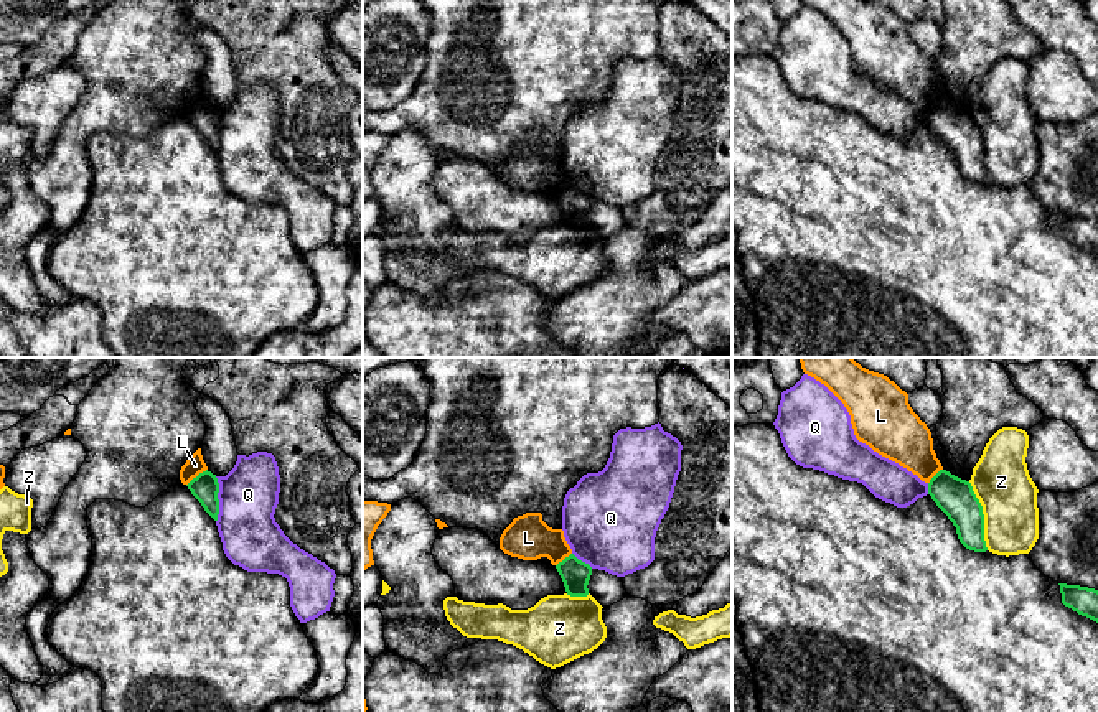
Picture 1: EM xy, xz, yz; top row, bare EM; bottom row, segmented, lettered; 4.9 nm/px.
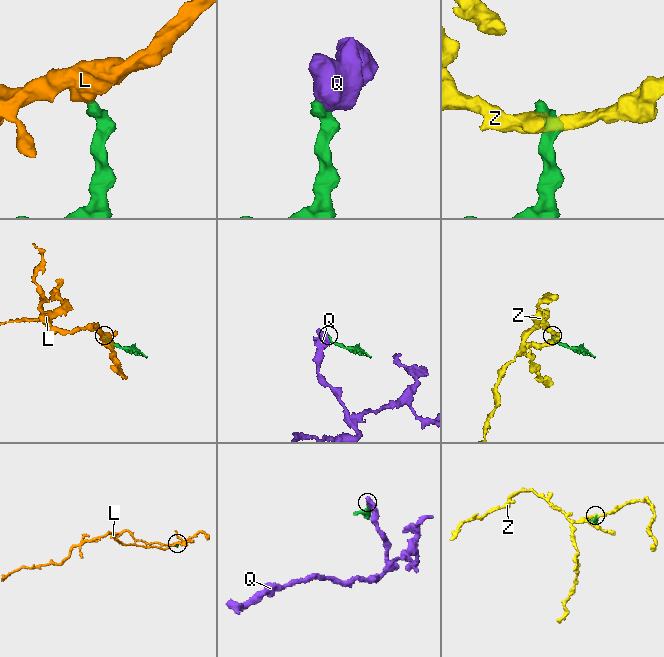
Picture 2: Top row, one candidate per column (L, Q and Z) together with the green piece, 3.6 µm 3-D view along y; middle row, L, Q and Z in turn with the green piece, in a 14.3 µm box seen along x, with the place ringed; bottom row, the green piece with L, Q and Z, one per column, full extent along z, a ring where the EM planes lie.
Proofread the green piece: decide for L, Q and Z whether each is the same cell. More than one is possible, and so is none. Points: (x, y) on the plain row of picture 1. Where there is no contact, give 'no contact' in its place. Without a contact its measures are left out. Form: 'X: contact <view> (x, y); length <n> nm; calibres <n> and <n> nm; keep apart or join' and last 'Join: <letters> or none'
L: contact xy (198, 106); length 130 nm; calibres 140 and 90 nm; keep apart
Q: contact xy (218, 131); length 220 nm; calibres 140 and 280 nm; keep apart
Z: contact yz (983, 147); length 340 nm; calibres 190 and 280 nm; keep apart
Join: none

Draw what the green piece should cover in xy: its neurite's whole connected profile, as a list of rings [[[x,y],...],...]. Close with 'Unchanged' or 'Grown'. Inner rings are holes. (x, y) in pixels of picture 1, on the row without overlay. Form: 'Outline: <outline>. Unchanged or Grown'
Outline: [[[206,101],[206,102],[199,104],[196,109],[193,109],[186,117],[191,122],[191,125],[201,134],[204,142],[214,152],[218,152],[218,145],[219,145],[219,130],[218,130],[219,114],[218,114],[216,105],[213,105],[211,102]]]. Unchanged

